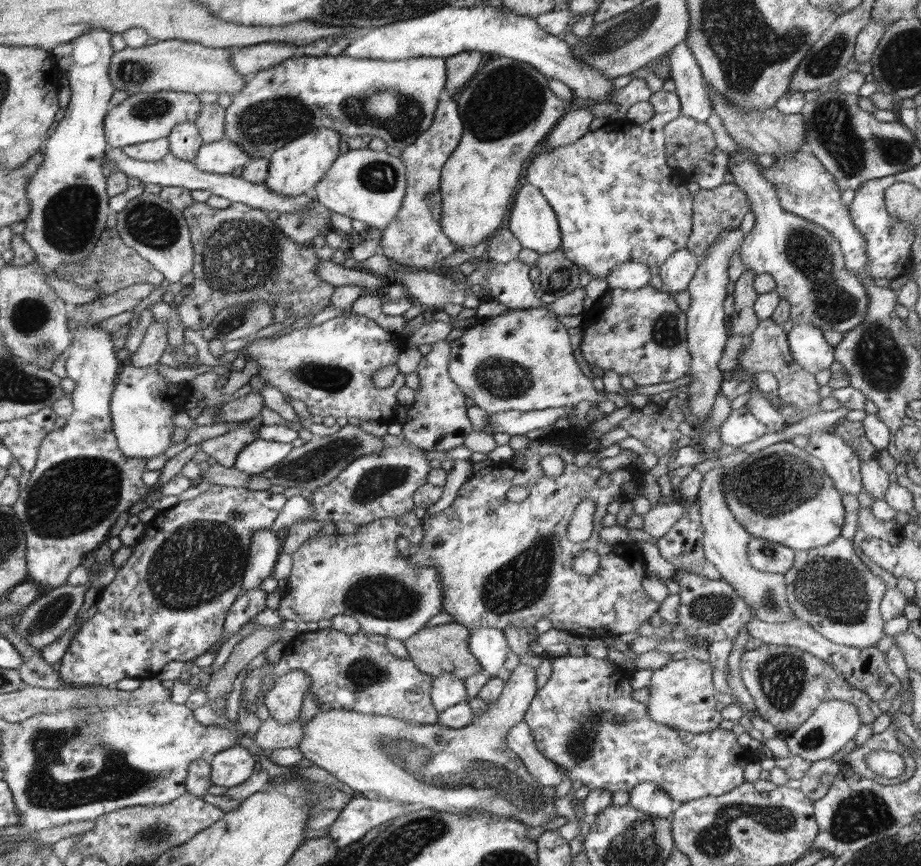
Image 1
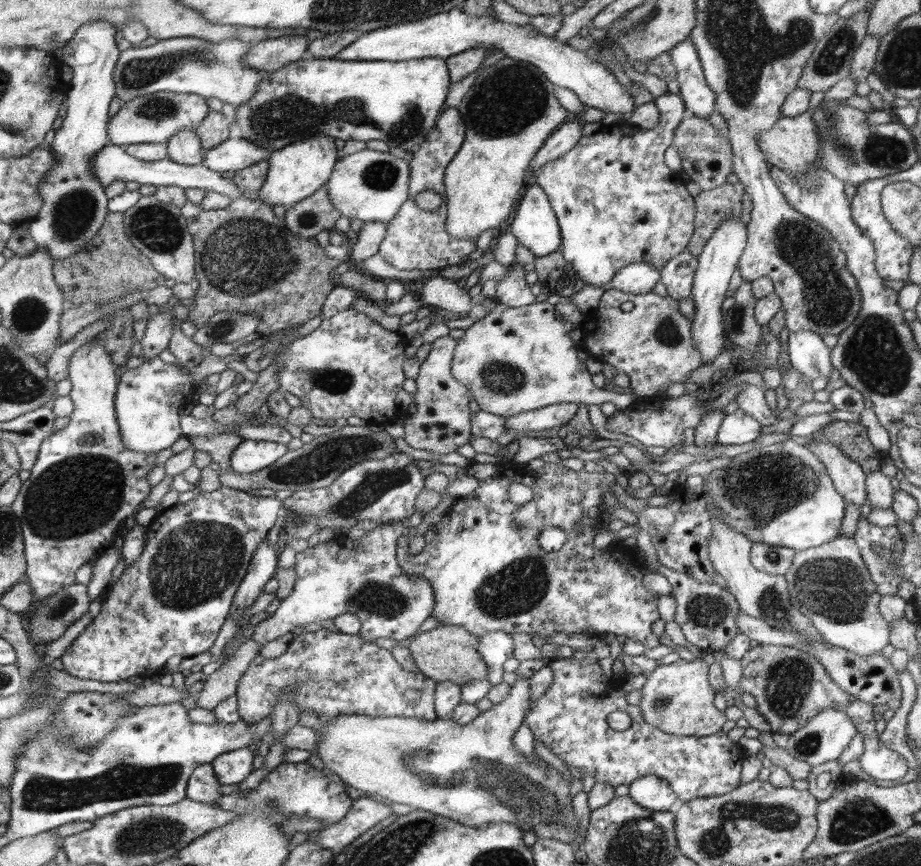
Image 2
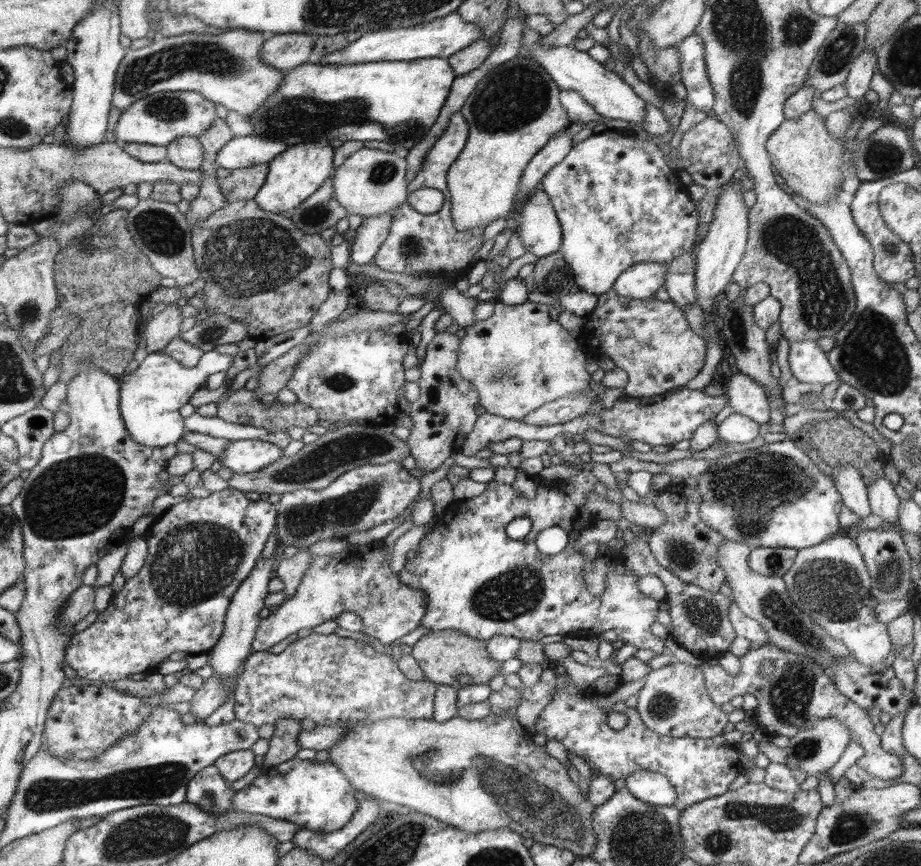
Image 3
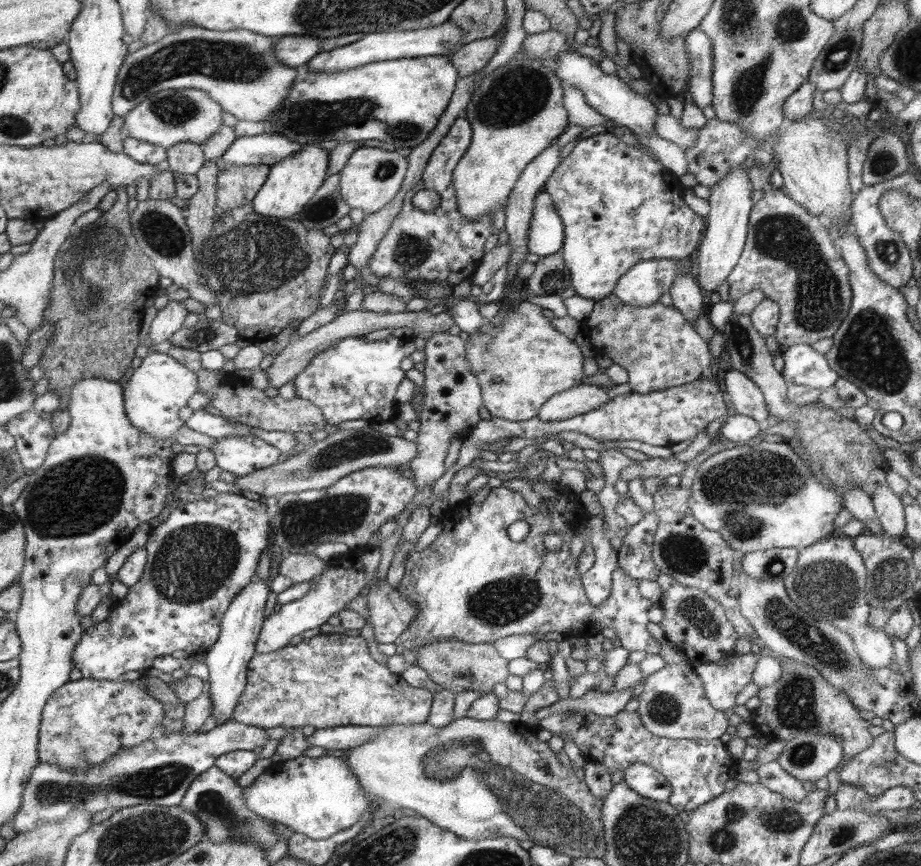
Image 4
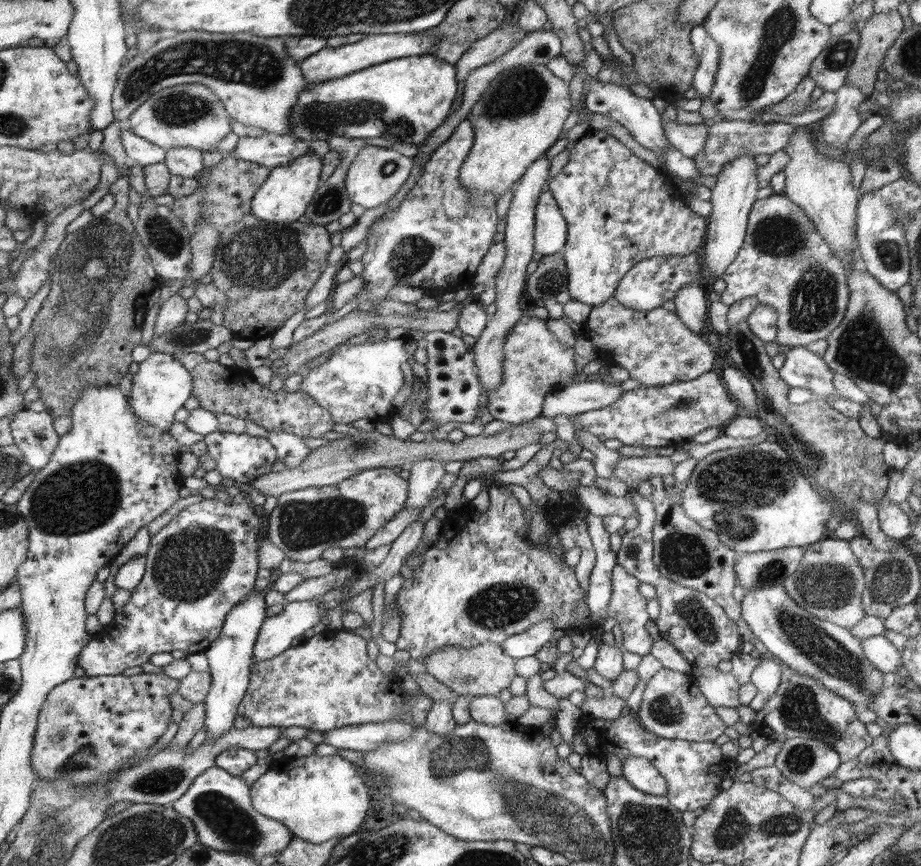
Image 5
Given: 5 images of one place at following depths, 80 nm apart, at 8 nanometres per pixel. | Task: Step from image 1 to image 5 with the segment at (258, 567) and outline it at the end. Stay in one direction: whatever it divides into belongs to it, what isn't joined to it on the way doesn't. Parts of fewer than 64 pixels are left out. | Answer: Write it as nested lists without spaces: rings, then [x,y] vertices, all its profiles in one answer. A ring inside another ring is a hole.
[[[253,590],[245,600],[239,602],[226,617],[221,636],[206,652],[210,664],[210,693],[204,700],[207,740],[226,734],[234,727],[234,720],[239,714],[239,705],[248,692],[254,663],[253,650],[267,618],[264,596],[265,592]]]

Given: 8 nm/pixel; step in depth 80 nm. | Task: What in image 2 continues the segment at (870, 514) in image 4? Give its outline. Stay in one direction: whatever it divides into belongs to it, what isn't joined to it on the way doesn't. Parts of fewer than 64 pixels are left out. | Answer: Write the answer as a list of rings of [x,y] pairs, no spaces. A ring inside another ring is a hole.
[[[813,437],[806,445],[827,468],[835,489],[847,504],[856,504],[861,509],[867,499],[867,473],[862,467],[829,442]]]

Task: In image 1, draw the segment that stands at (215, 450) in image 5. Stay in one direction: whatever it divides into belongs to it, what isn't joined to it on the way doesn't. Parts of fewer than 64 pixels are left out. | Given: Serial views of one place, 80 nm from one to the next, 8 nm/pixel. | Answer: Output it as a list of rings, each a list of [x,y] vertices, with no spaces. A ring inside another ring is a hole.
[[[256,439],[242,448],[233,467],[246,474],[262,474],[286,460],[292,450],[291,444]]]

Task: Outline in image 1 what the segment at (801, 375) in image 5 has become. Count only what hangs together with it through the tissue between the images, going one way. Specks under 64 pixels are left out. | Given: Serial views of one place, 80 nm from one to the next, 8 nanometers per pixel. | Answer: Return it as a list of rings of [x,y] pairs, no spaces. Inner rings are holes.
[[[811,324],[794,325],[787,341],[793,359],[810,374],[830,368],[835,360],[834,347],[828,345],[822,330]]]

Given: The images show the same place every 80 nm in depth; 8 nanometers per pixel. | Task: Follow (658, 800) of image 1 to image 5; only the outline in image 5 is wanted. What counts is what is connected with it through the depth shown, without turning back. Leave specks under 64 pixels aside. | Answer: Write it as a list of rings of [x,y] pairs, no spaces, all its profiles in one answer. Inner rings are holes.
[[[630,756],[622,762],[622,776],[634,788],[651,795],[666,795],[667,780],[646,758]]]

